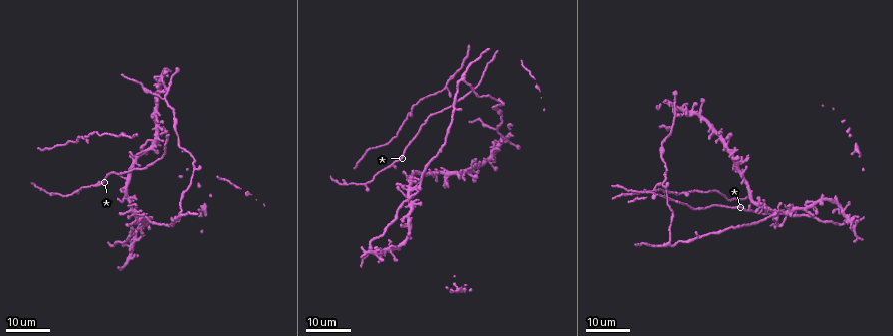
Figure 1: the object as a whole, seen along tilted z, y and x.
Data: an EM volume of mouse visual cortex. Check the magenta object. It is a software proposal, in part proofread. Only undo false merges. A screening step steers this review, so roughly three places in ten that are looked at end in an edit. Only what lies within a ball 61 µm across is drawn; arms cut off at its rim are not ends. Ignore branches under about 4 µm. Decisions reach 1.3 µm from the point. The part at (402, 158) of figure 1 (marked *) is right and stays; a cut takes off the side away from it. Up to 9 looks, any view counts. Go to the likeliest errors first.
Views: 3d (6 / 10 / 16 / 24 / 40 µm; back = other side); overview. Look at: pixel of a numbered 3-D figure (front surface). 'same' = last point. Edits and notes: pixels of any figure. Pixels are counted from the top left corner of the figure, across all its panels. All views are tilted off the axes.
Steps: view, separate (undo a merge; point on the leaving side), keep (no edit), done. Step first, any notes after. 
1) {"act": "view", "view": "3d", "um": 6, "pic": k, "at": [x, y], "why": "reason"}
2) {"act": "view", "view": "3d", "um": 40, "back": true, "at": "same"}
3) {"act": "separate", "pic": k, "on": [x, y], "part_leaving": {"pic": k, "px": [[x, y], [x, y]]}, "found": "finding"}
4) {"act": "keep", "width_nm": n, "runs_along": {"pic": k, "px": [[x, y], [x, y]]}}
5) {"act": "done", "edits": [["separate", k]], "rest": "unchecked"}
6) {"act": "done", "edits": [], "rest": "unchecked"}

{"act": "view", "view": "3d", "um": 16, "pic": 1, "at": [672, 129], "why": "branch point"}

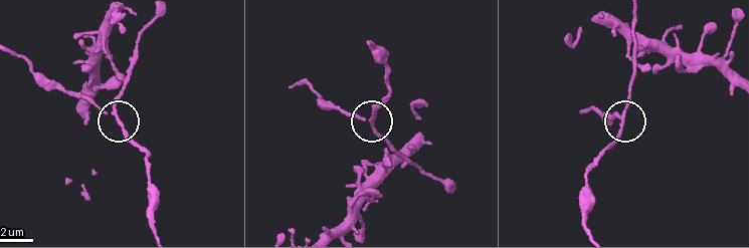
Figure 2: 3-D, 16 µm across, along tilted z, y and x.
{"act": "view", "view": "3d", "um": 10, "pic": 2, "at": [374, 123]}

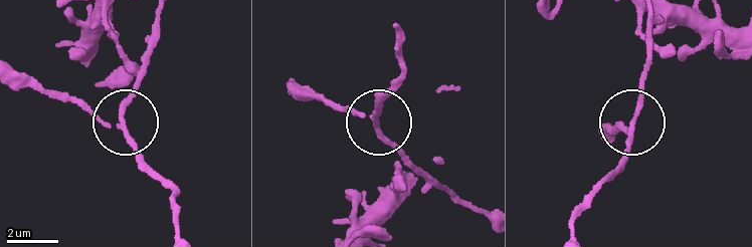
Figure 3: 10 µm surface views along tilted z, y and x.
{"act": "keep", "arms": 3, "runs_along": {"pic": 3, "px": [[351, 229], [385, 202], [404, 160], [373, 119], [329, 99]]}, "found": "continuous, no second cell"}

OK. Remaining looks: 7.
{"act": "view", "view": "3d", "um": 24, "pic": 1, "at": [390, 250], "why": "three-way junction"}

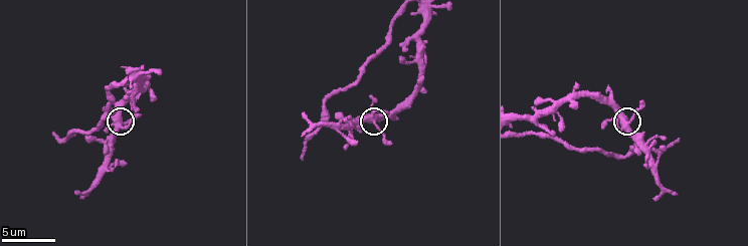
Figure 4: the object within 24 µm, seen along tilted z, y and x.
{"act": "view", "view": "3d", "um": 10, "pic": 4, "at": [372, 124]}

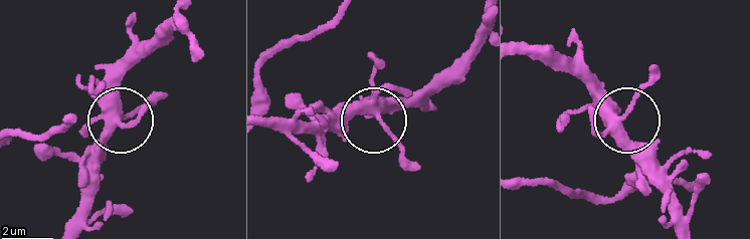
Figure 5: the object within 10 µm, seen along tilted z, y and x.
{"act": "keep", "arms": 3, "found": "continuous, no second cell"}

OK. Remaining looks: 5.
{"act": "view", "view": "3d", "um": 24, "pic": 1, "at": [498, 97], "why": "calibre changes"}

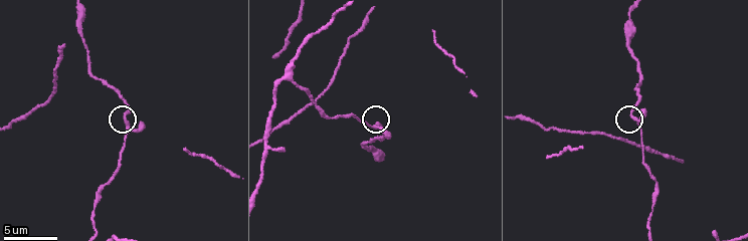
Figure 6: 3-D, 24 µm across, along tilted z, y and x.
{"act": "view", "view": "3d", "um": 10, "pic": 6, "at": [635, 120]}

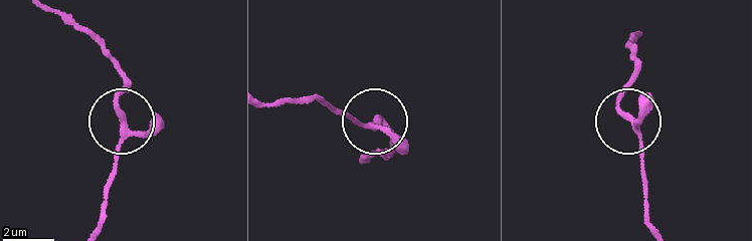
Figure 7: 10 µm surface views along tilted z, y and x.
{"act": "keep", "width_nm": 180, "runs_along": {"pic": 7, "px": [[56, 11], [122, 74], [123, 119]]}, "found": "continuous, no second cell"}

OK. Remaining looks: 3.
{"act": "view", "view": "3d", "um": 24, "pic": 1, "at": [409, 196]}

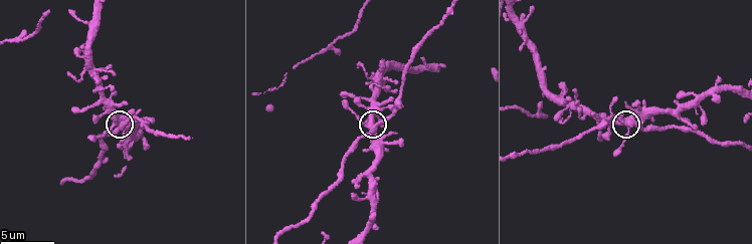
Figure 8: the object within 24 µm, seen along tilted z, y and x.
{"act": "view", "view": "3d", "um": 10, "pic": 8, "at": [123, 123]}

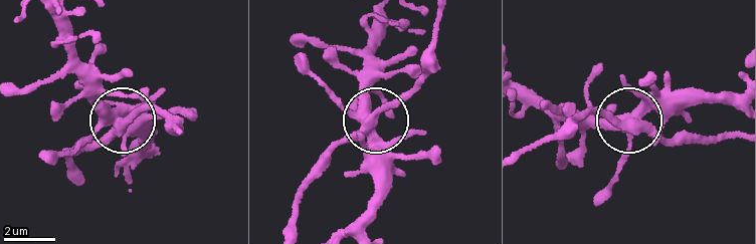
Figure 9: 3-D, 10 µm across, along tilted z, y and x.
{"act": "keep", "side_arm_um": 59, "found": "continuous, no second cell"}

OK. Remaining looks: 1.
{"act": "view", "view": "3d", "um": 6, "pic": 8, "at": [92, 23], "why": "sudden change in width"}

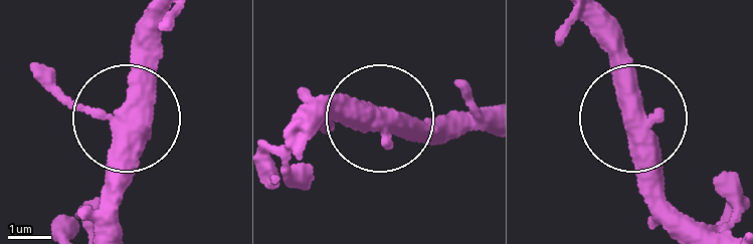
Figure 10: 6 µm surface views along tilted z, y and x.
{"act": "keep", "width_nm": 390, "found": "one cell here"}

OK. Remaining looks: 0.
{"act": "done", "edits": [], "rest": "unchecked"}

